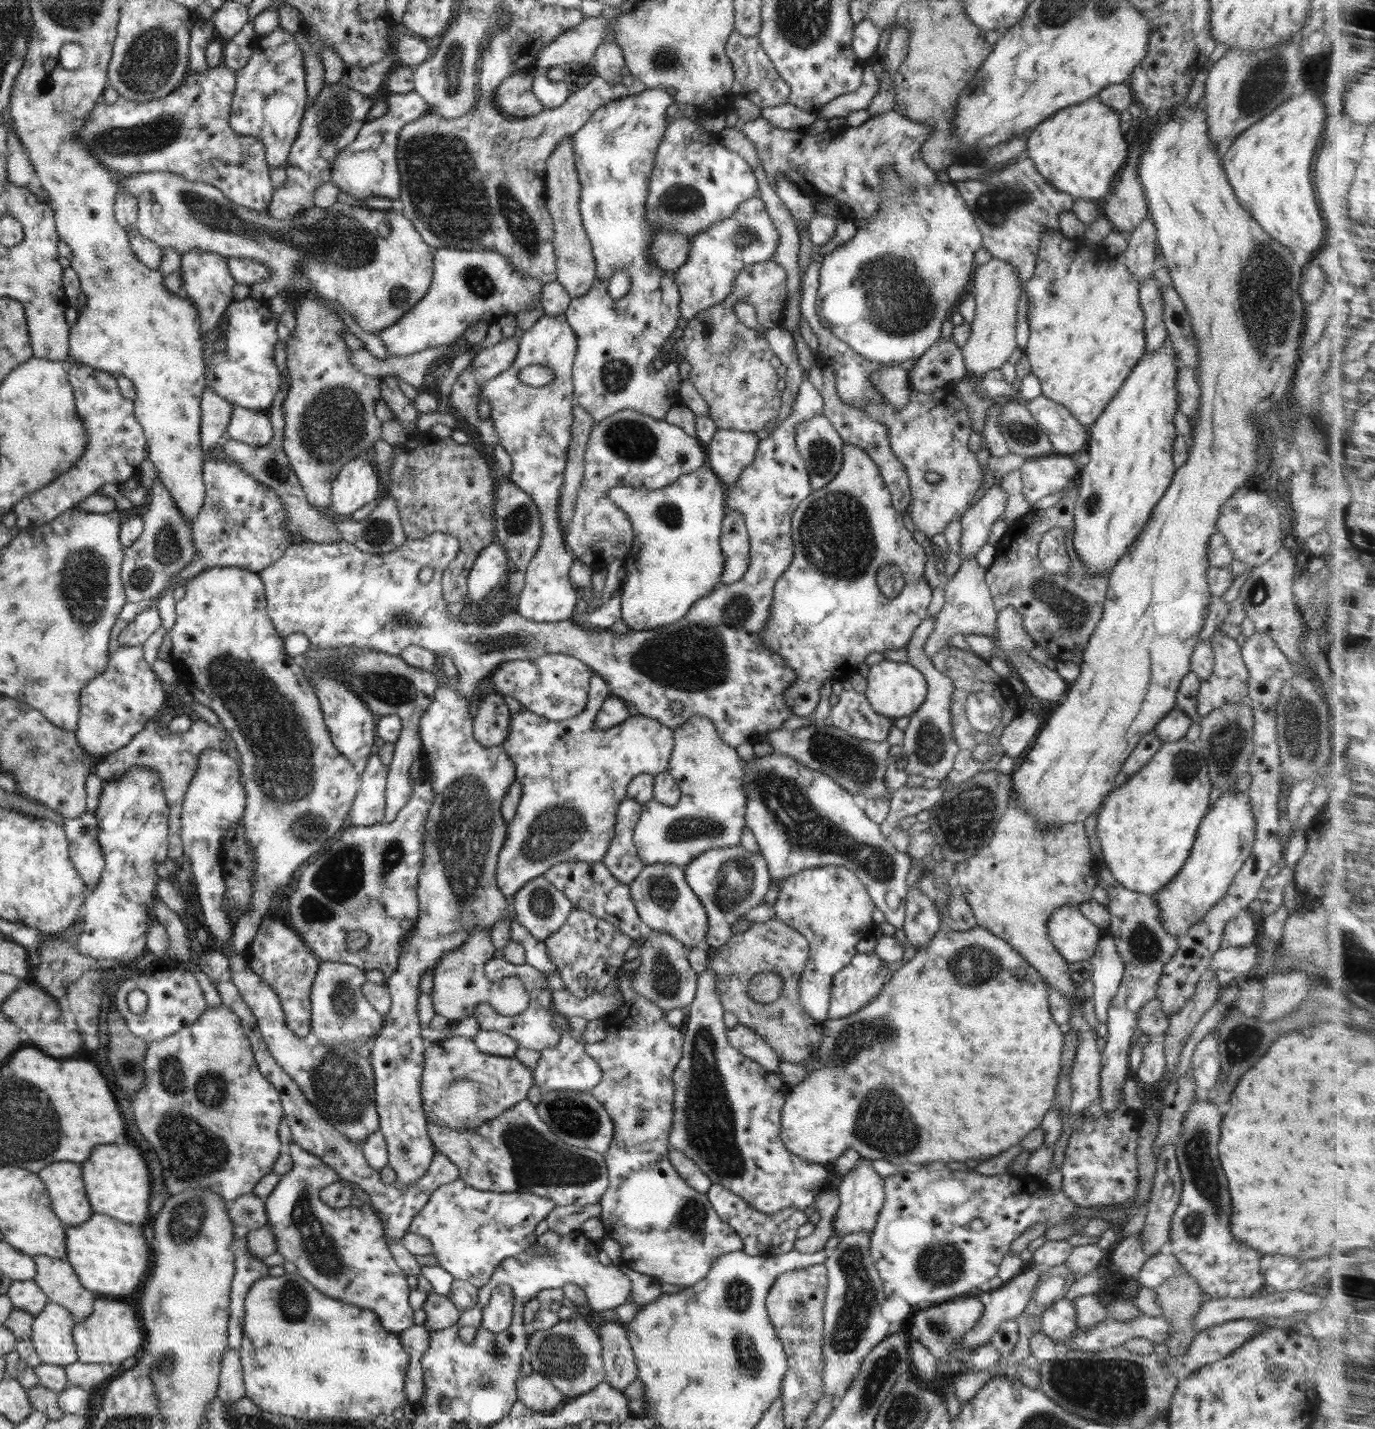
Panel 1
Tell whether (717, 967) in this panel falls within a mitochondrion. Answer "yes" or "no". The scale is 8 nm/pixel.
no

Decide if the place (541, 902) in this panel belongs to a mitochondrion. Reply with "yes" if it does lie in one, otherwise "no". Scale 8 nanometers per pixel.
yes

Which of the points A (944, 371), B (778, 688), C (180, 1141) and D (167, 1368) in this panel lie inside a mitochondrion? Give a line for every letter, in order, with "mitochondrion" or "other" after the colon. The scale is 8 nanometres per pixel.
A: other
B: other
C: mitochondrion
D: mitochondrion

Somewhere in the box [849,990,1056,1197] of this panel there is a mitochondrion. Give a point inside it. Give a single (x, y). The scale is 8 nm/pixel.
(879, 1126)

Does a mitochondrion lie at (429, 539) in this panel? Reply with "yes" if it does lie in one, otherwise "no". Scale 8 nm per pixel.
no

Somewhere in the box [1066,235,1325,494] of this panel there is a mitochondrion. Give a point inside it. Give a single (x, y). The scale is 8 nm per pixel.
(1267, 305)

